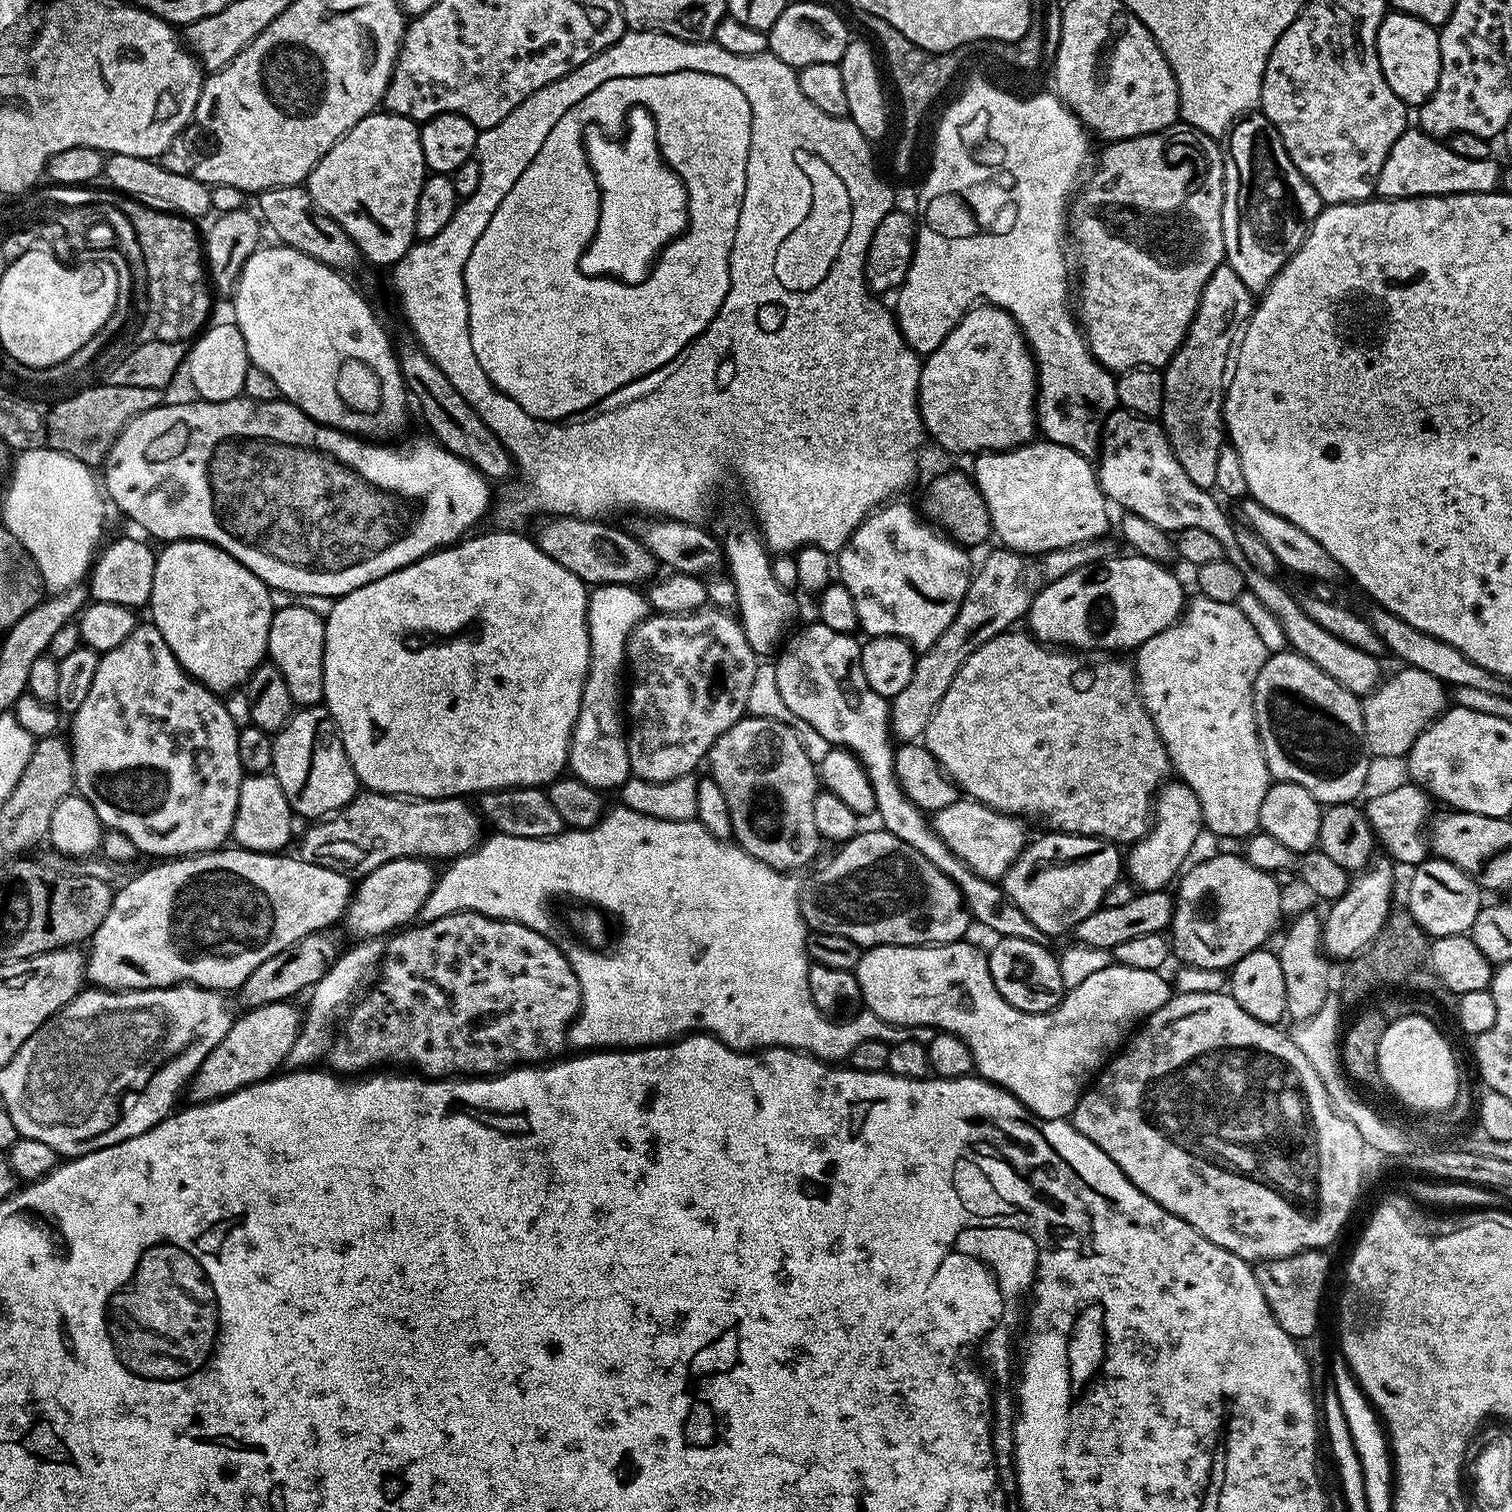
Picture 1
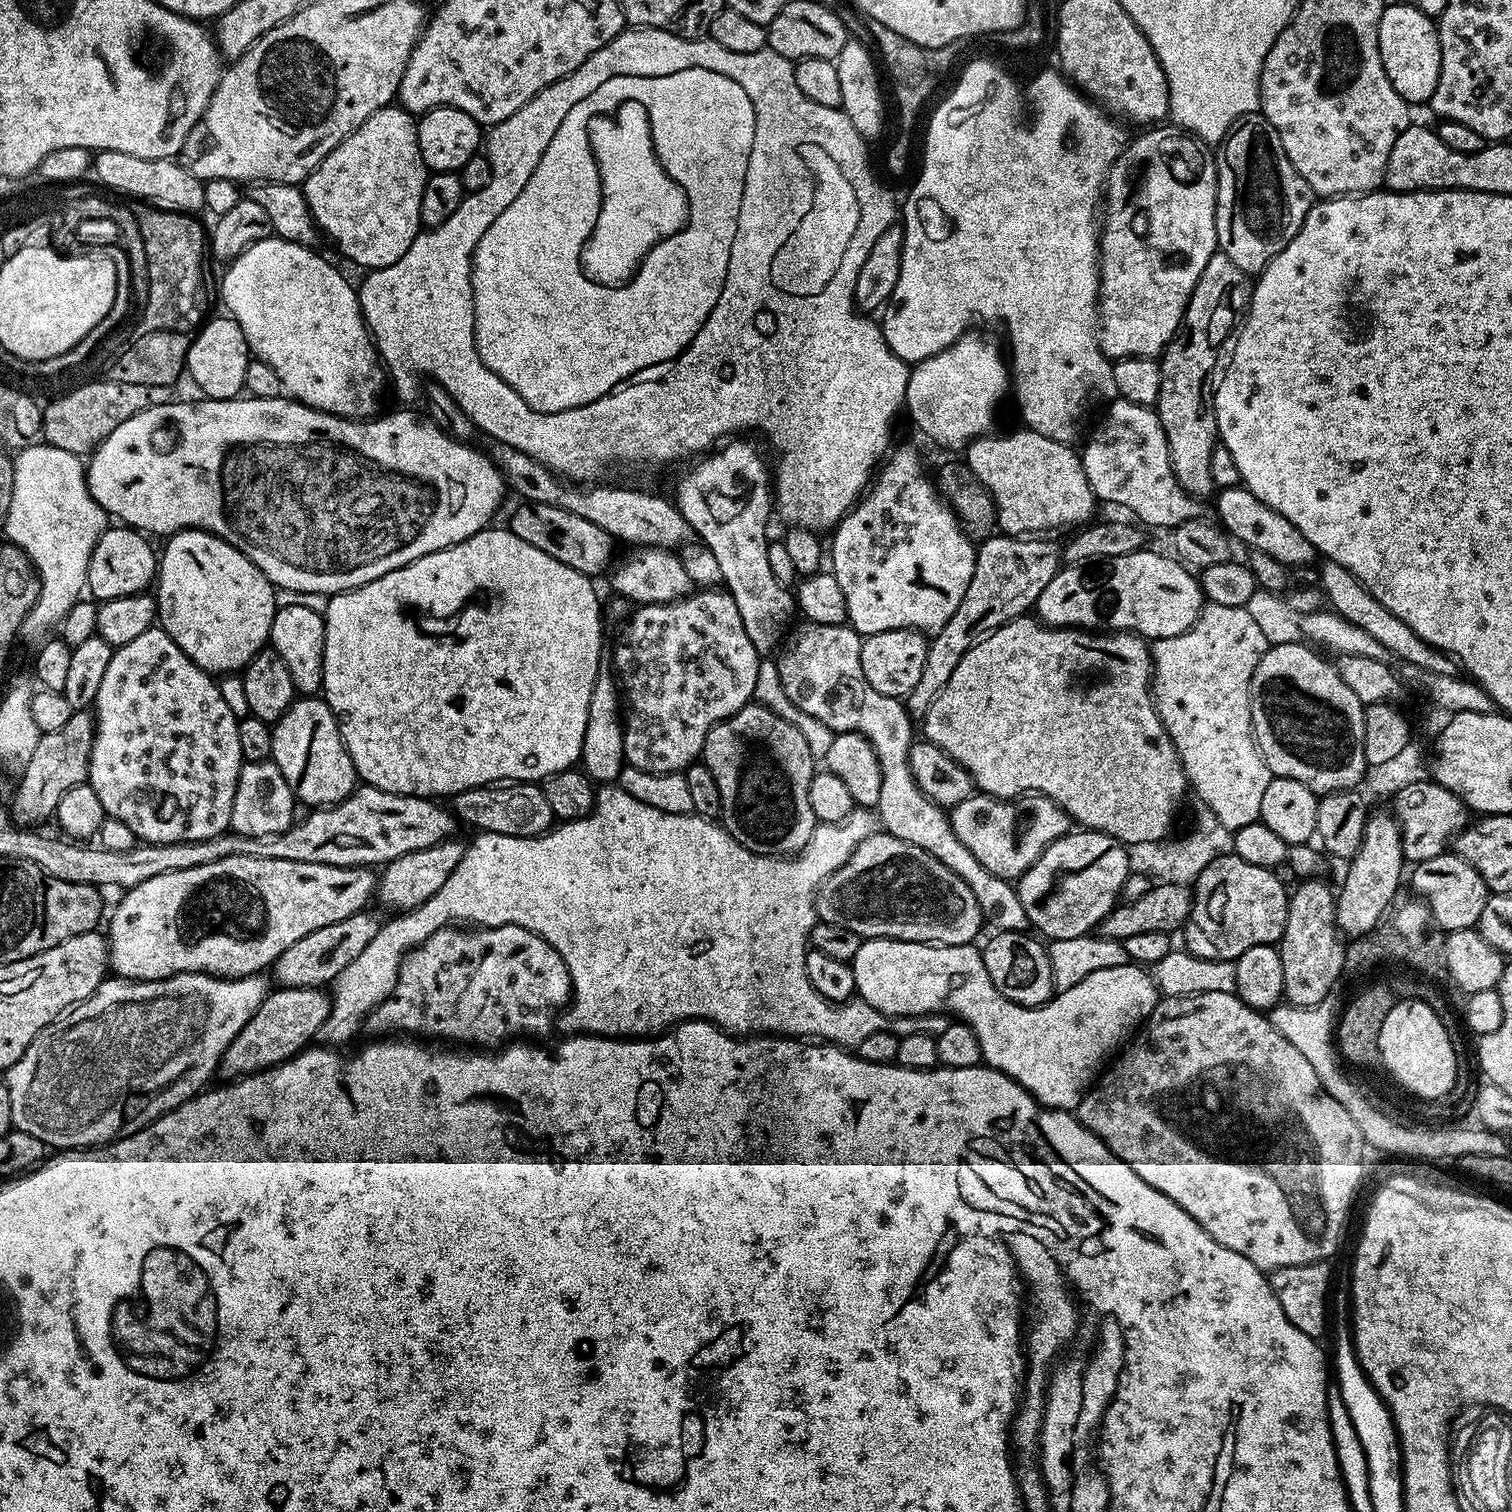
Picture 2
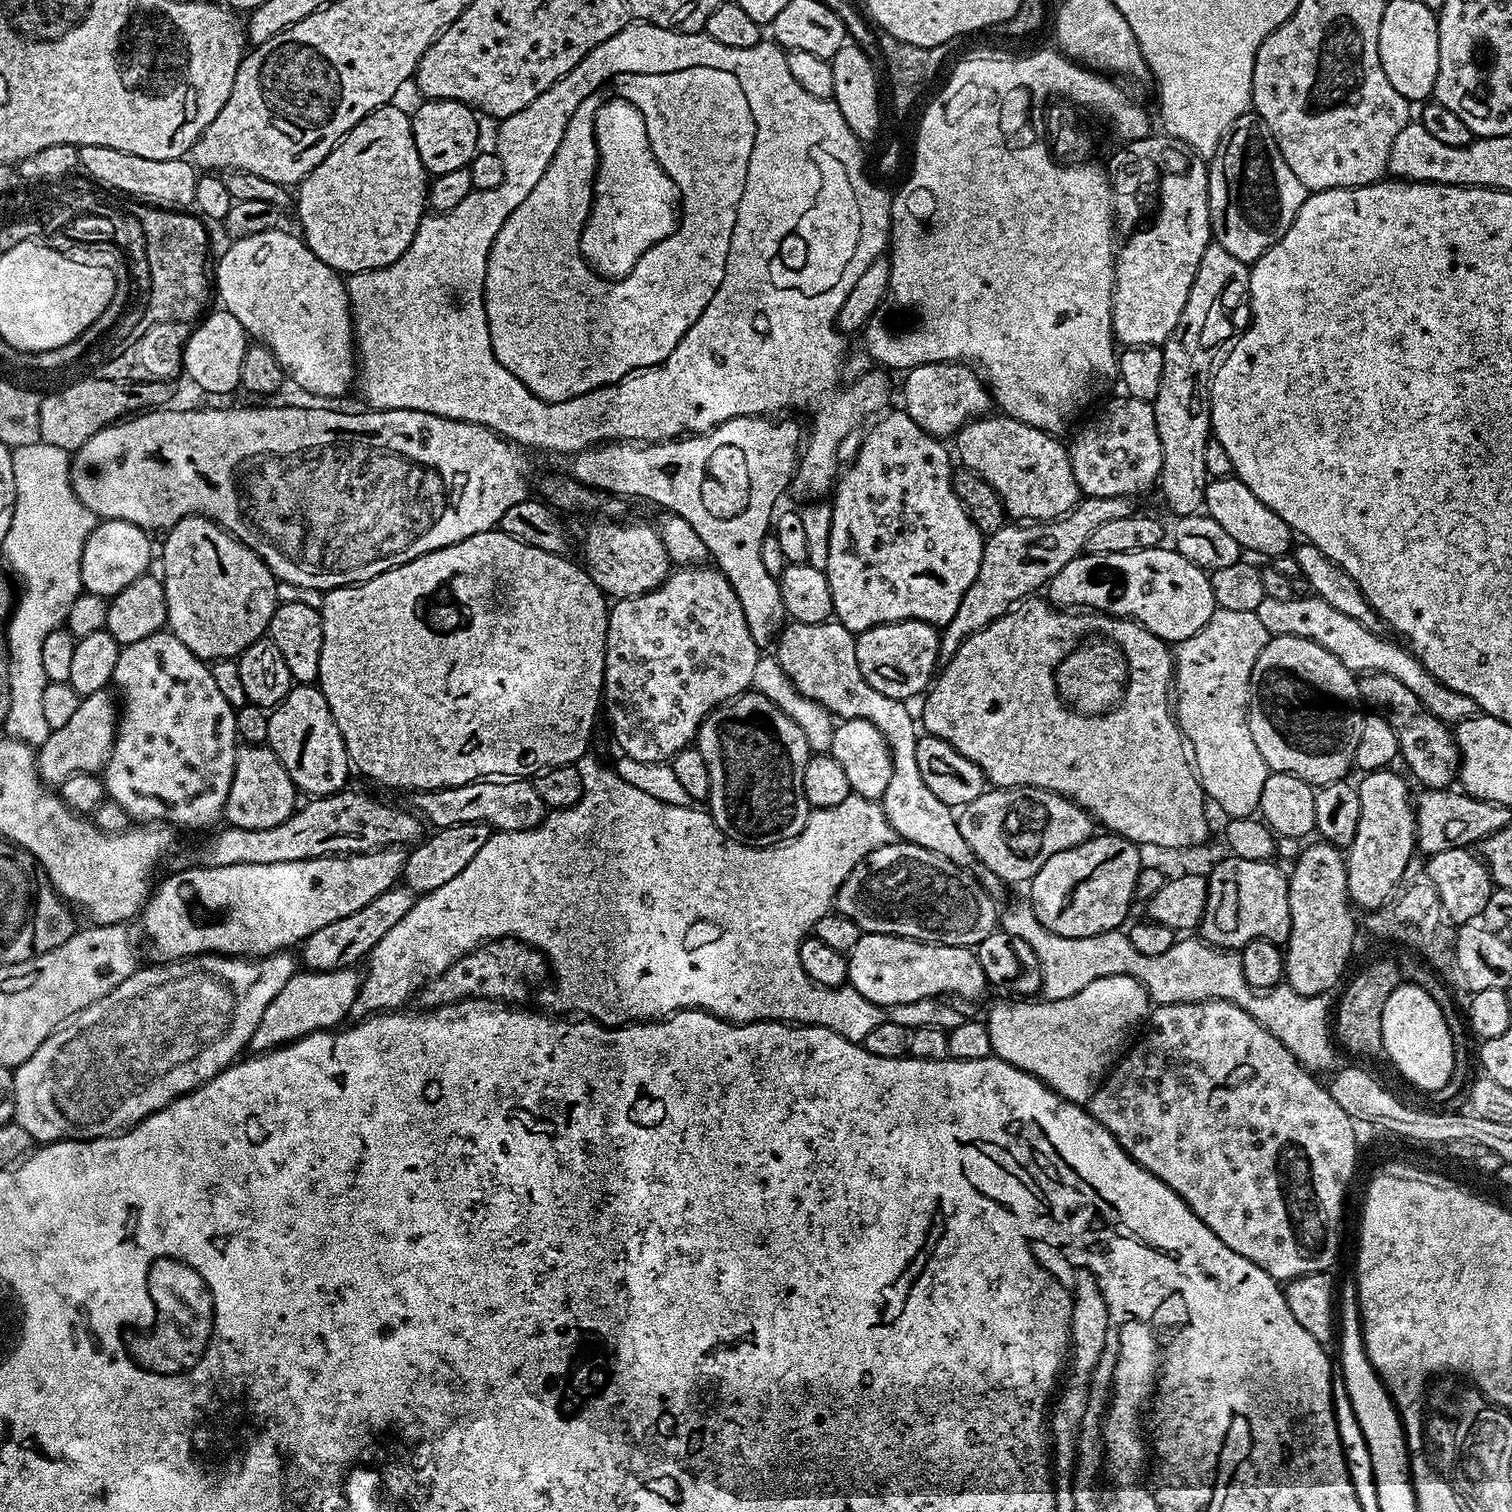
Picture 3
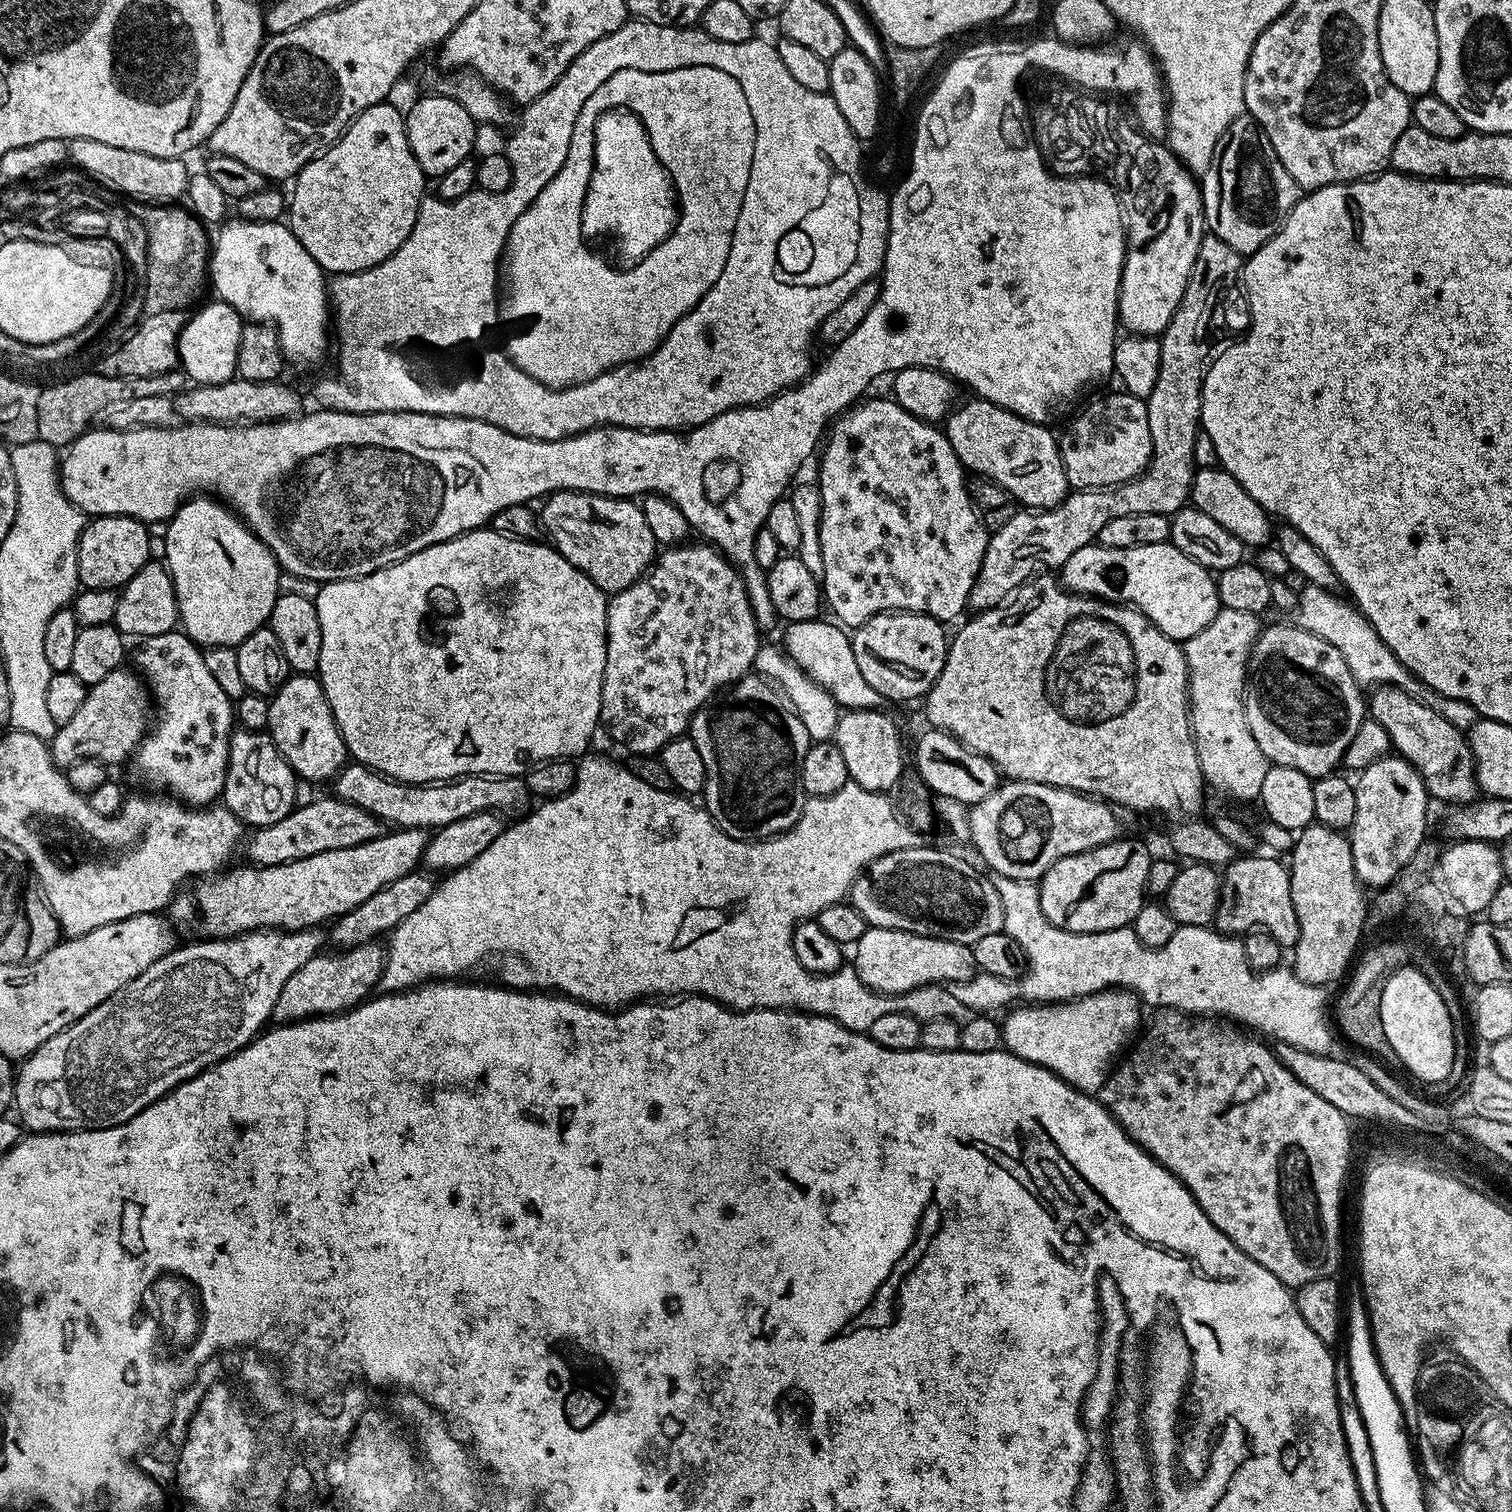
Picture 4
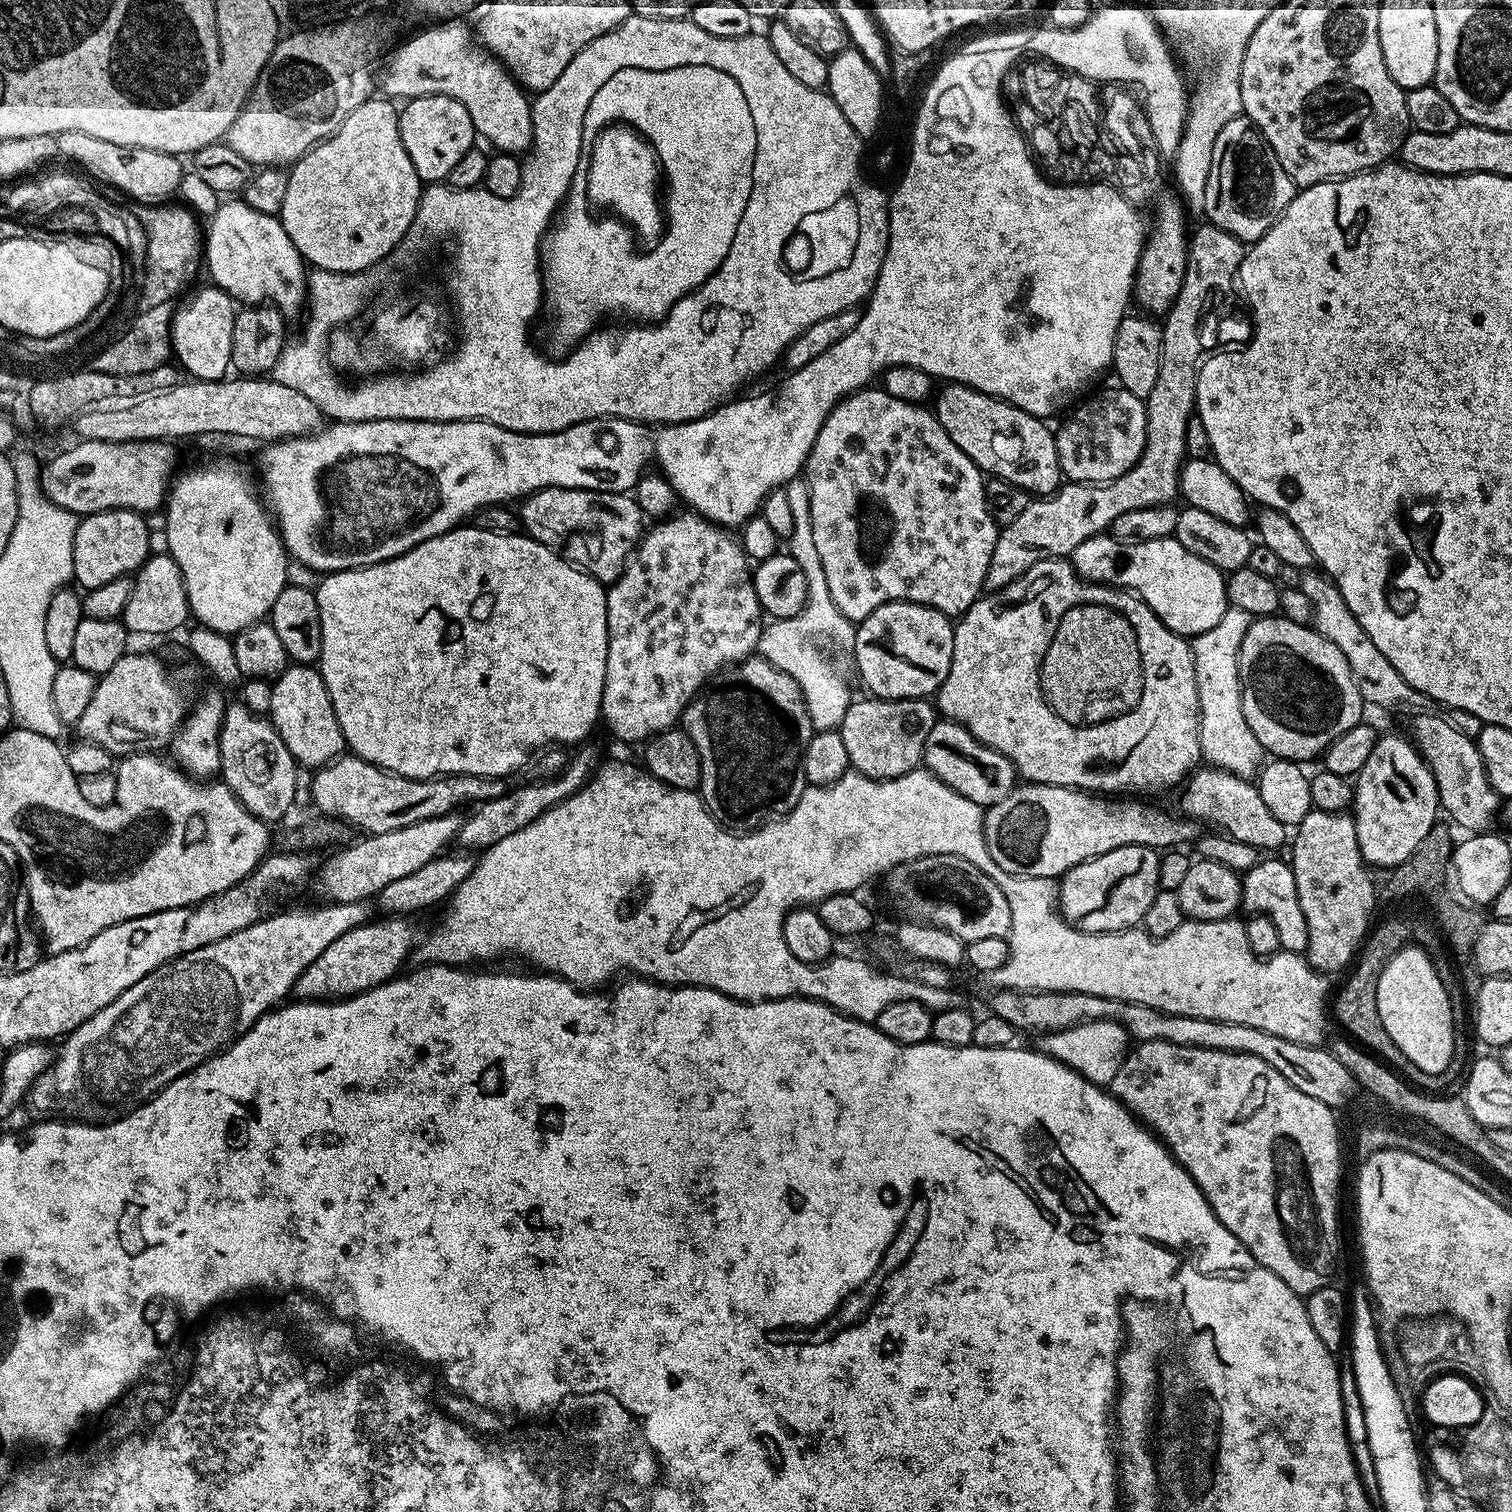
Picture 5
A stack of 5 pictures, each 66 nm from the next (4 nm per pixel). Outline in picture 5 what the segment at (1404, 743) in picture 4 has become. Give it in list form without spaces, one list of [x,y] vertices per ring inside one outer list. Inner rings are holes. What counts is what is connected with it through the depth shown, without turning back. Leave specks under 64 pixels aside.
[[[1443,715],[1414,717],[1410,739],[1434,774],[1440,799],[1439,807],[1448,811],[1447,819],[1460,828],[1469,828],[1467,831],[1472,834],[1491,829],[1488,827],[1501,811],[1502,798],[1496,793],[1494,786],[1490,786],[1479,743],[1473,737],[1454,730],[1454,726],[1450,726],[1450,722]]]

